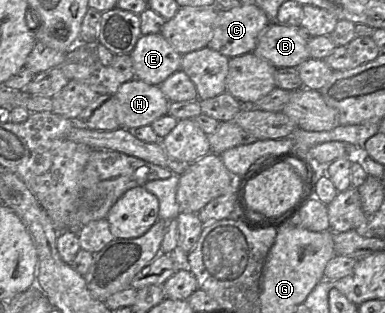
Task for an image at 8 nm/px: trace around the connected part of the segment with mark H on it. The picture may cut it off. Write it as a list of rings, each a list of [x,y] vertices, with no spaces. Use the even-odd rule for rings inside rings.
[[[136,78],[121,84],[115,97],[121,128],[130,130],[147,126],[168,114],[170,101],[160,87]]]

